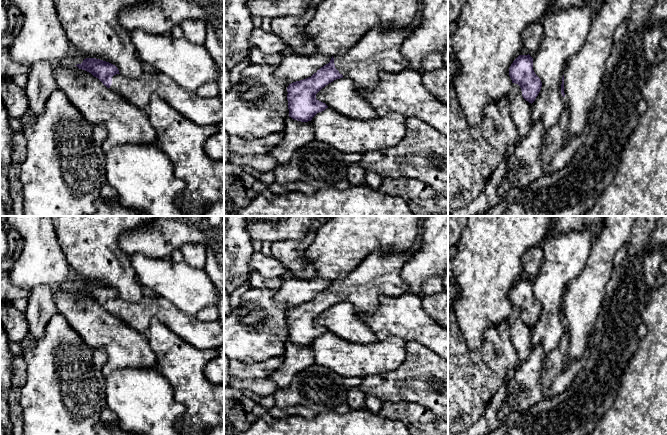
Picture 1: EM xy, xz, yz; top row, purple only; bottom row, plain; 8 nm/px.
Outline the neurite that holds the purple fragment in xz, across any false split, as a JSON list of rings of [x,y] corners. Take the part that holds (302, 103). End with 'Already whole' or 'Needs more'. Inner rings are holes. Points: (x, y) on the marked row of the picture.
[[[412,24],[375,26],[347,53],[332,56],[330,62],[311,77],[289,84],[289,117],[308,122],[328,108],[316,99],[316,94],[336,79],[349,78],[357,88],[374,89],[381,72],[396,73],[410,68],[408,60],[401,54],[401,45],[416,27]]]. Needs more

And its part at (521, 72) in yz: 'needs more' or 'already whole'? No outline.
already whole

